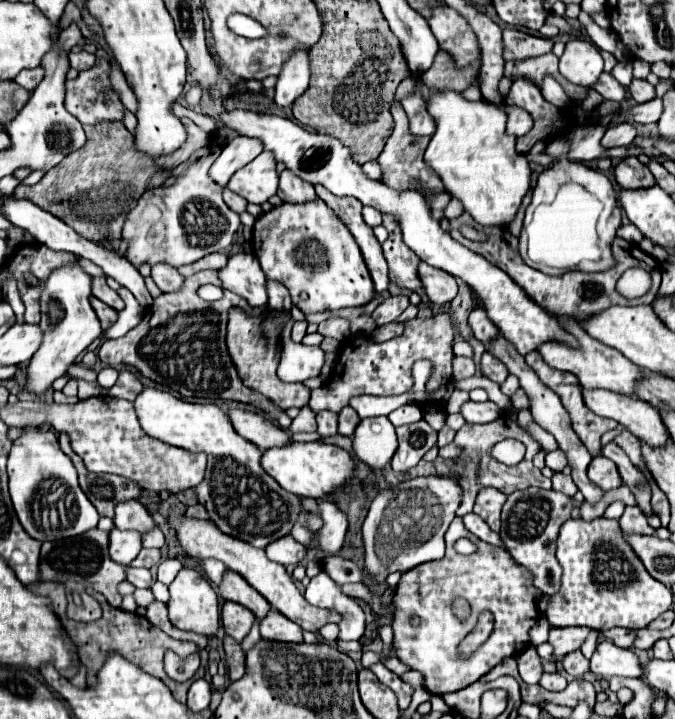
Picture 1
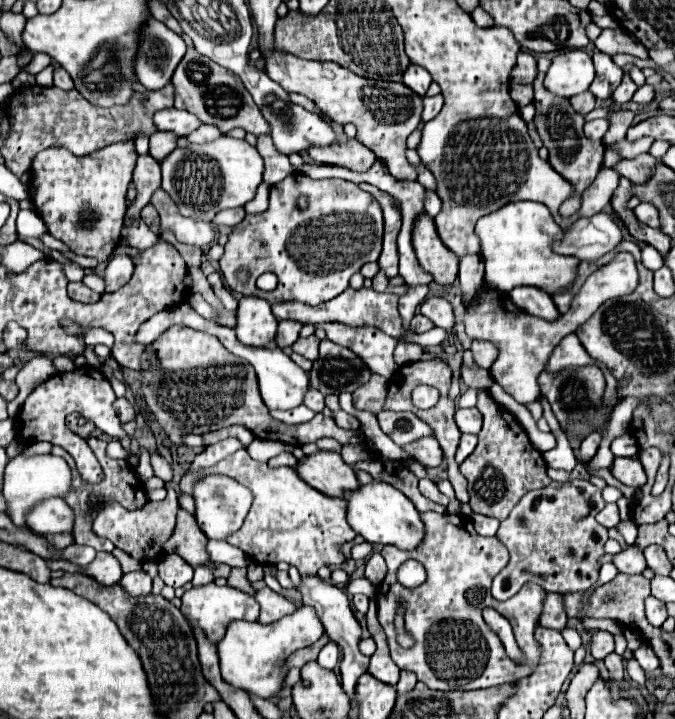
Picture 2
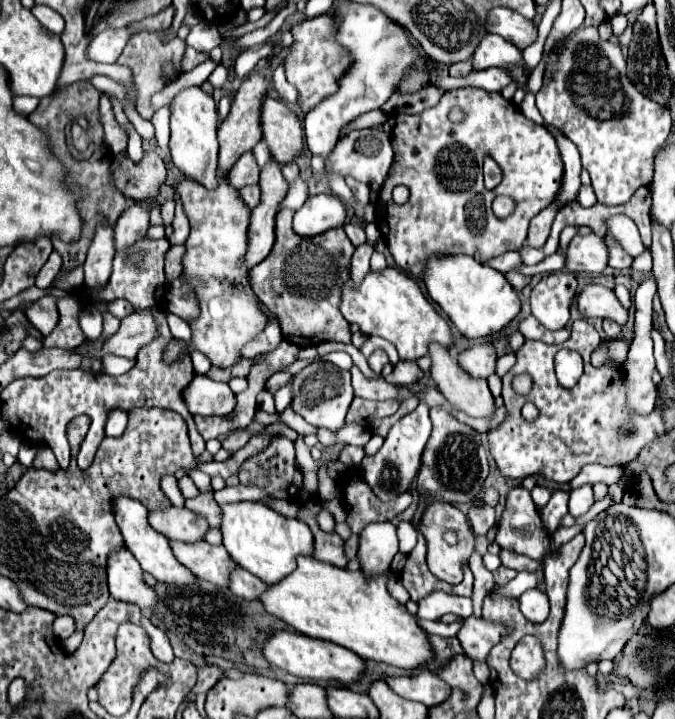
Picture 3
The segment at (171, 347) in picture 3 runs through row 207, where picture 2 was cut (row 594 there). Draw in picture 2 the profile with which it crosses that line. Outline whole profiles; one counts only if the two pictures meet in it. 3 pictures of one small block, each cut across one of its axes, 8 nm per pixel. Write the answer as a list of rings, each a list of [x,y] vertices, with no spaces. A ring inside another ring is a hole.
[[[214,582],[206,584],[206,586],[194,586],[192,590],[184,592],[180,610],[186,618],[196,620],[198,626],[204,630],[206,638],[214,644],[224,636],[230,622],[234,622],[234,620],[256,622],[258,620],[258,602],[252,596],[248,596],[236,588],[230,588],[230,586],[216,586]]]

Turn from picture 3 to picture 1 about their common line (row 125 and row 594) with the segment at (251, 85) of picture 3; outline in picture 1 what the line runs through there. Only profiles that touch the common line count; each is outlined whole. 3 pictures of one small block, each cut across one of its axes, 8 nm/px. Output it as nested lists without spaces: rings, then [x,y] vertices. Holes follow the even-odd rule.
[[[232,570],[224,574],[224,580],[220,584],[220,596],[224,600],[232,600],[246,606],[260,620],[272,610],[272,606],[262,598],[262,594],[256,594],[256,590],[252,590],[252,586],[248,586],[248,582],[240,578],[240,574],[232,574]]]

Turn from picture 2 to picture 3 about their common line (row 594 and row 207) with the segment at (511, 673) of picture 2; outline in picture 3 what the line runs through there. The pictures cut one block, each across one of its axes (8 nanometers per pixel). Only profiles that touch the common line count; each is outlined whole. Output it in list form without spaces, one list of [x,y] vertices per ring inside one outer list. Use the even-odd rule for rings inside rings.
[[[470,86],[454,88],[446,90],[436,106],[420,114],[398,114],[392,130],[392,148],[394,166],[380,190],[376,222],[396,266],[404,272],[412,272],[414,276],[424,276],[424,268],[430,256],[466,254],[472,256],[476,262],[486,264],[494,256],[518,250],[526,242],[530,220],[542,208],[546,208],[562,188],[564,164],[556,140],[544,126],[538,126],[532,120],[528,120],[520,112],[520,108],[514,102],[506,100],[500,92],[486,92],[482,88]],[[454,106],[460,106],[466,112],[466,120],[462,124],[452,124],[448,120],[448,112]],[[486,154],[490,154],[502,170],[502,182],[494,190],[486,190],[482,182],[482,160]],[[398,184],[410,190],[410,198],[402,206],[392,202],[392,188]],[[500,194],[510,196],[516,204],[514,212],[506,218],[498,218],[492,212],[492,200]]]

